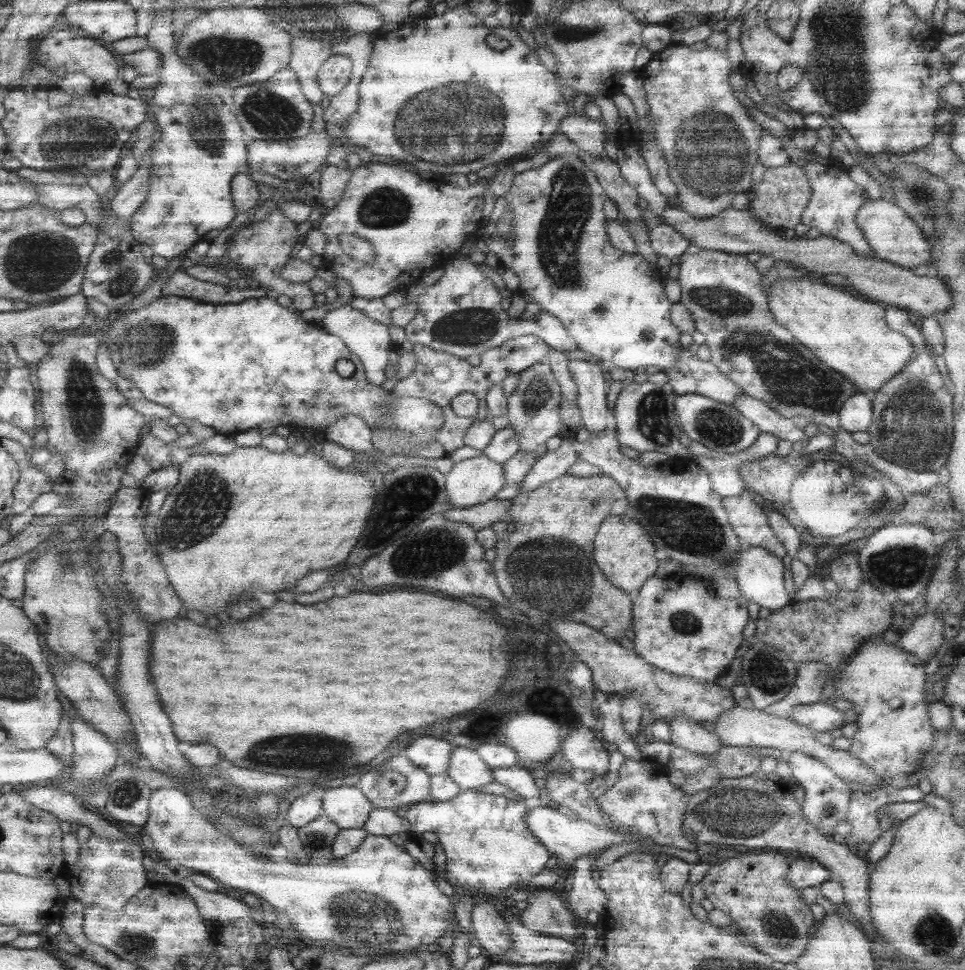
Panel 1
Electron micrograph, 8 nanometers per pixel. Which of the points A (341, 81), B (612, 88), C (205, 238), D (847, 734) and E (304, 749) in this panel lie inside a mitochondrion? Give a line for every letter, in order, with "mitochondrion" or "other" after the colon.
A: other
B: other
C: other
D: other
E: mitochondrion

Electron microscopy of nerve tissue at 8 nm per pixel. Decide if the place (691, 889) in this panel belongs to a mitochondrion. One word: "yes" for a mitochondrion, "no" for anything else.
no

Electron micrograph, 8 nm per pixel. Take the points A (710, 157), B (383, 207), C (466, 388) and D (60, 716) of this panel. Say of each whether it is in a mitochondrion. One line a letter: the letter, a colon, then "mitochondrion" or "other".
A: mitochondrion
B: mitochondrion
C: other
D: other

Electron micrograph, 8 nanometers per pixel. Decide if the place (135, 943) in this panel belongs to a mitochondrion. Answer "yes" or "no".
yes

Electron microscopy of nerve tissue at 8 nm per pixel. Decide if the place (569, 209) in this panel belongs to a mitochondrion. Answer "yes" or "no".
yes

